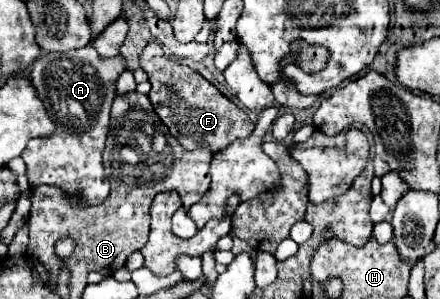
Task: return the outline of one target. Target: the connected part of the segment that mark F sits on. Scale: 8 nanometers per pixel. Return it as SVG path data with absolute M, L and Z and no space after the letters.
M149 42L139 60L139 66L147 72L151 82L149 100L155 112L185 150L205 148L211 154L217 154L235 140L247 138L253 132L255 124L249 120L245 110L225 98L209 80L199 76L189 66L169 60L157 42Z

